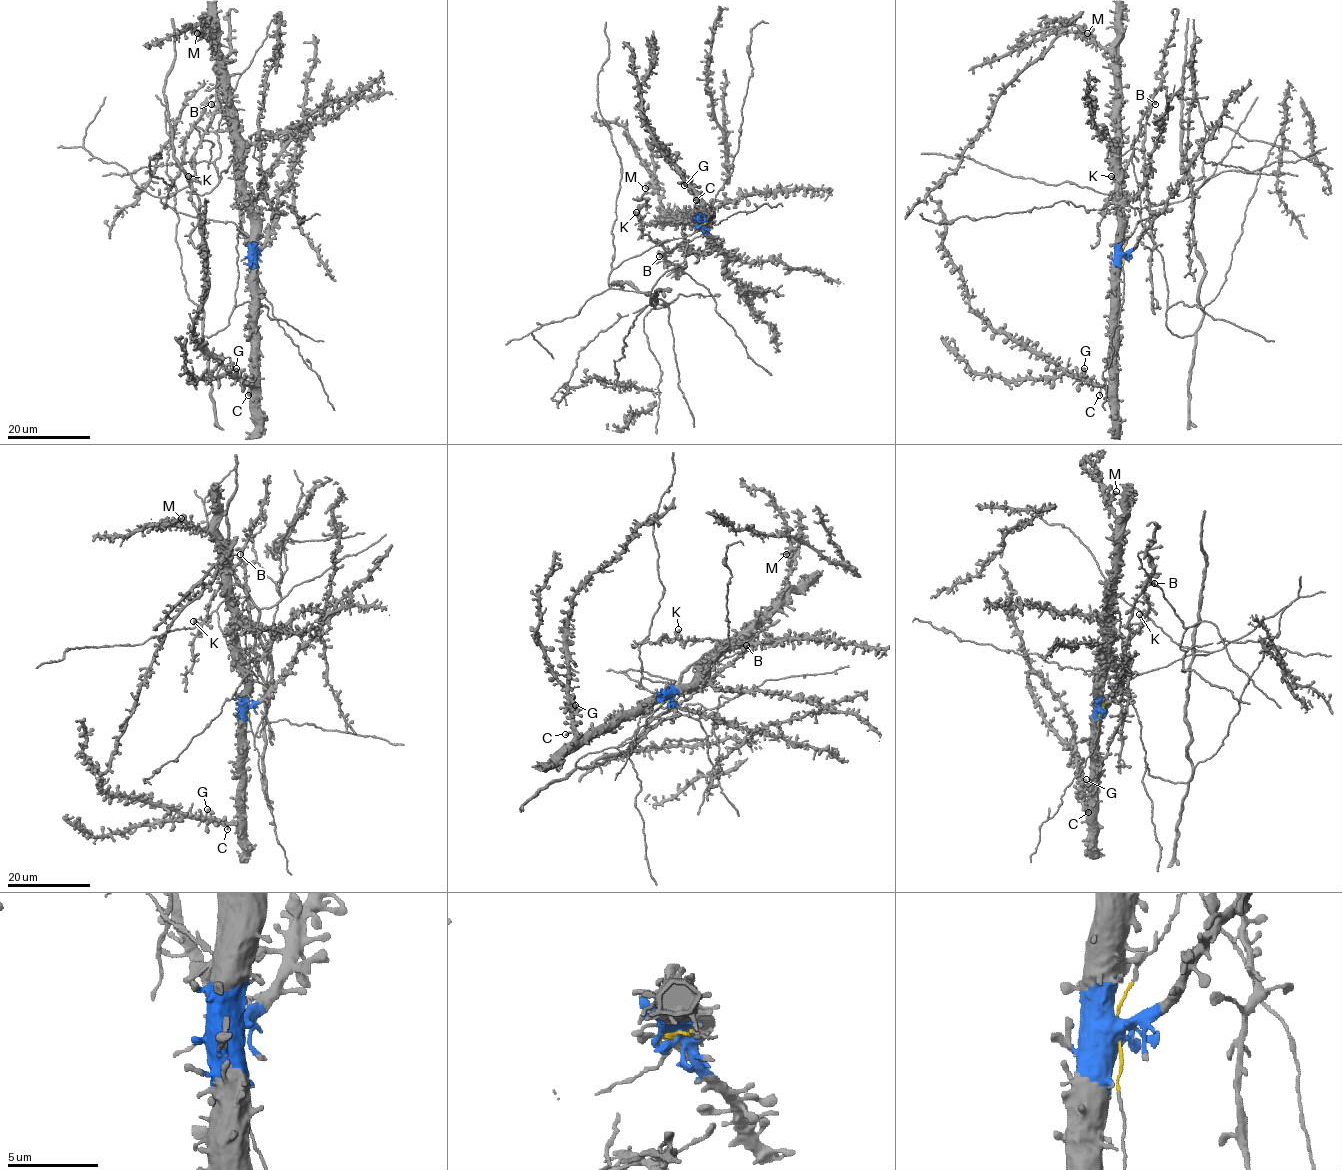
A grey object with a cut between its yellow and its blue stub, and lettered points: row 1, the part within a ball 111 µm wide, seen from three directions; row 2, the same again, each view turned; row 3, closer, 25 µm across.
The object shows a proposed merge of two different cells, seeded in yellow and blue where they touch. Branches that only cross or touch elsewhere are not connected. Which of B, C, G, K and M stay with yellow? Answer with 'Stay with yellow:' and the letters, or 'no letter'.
Stay with yellow: B, K

